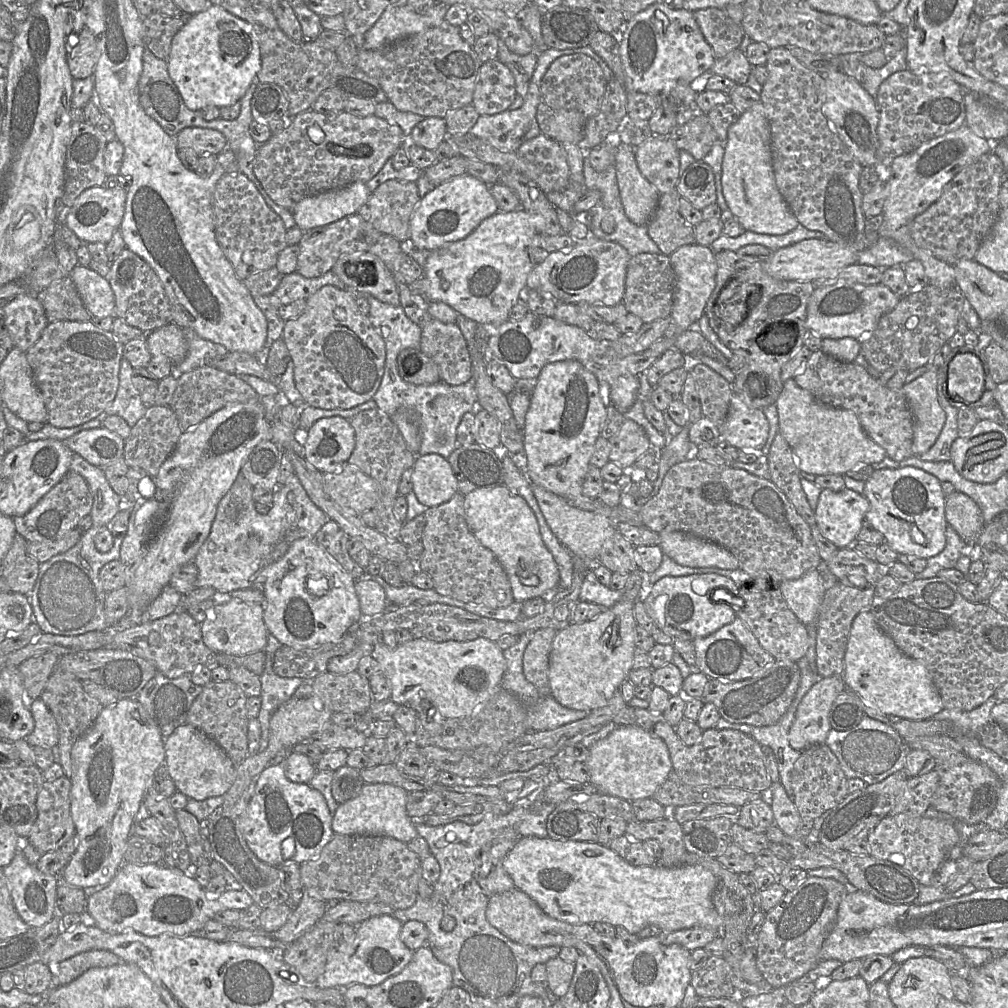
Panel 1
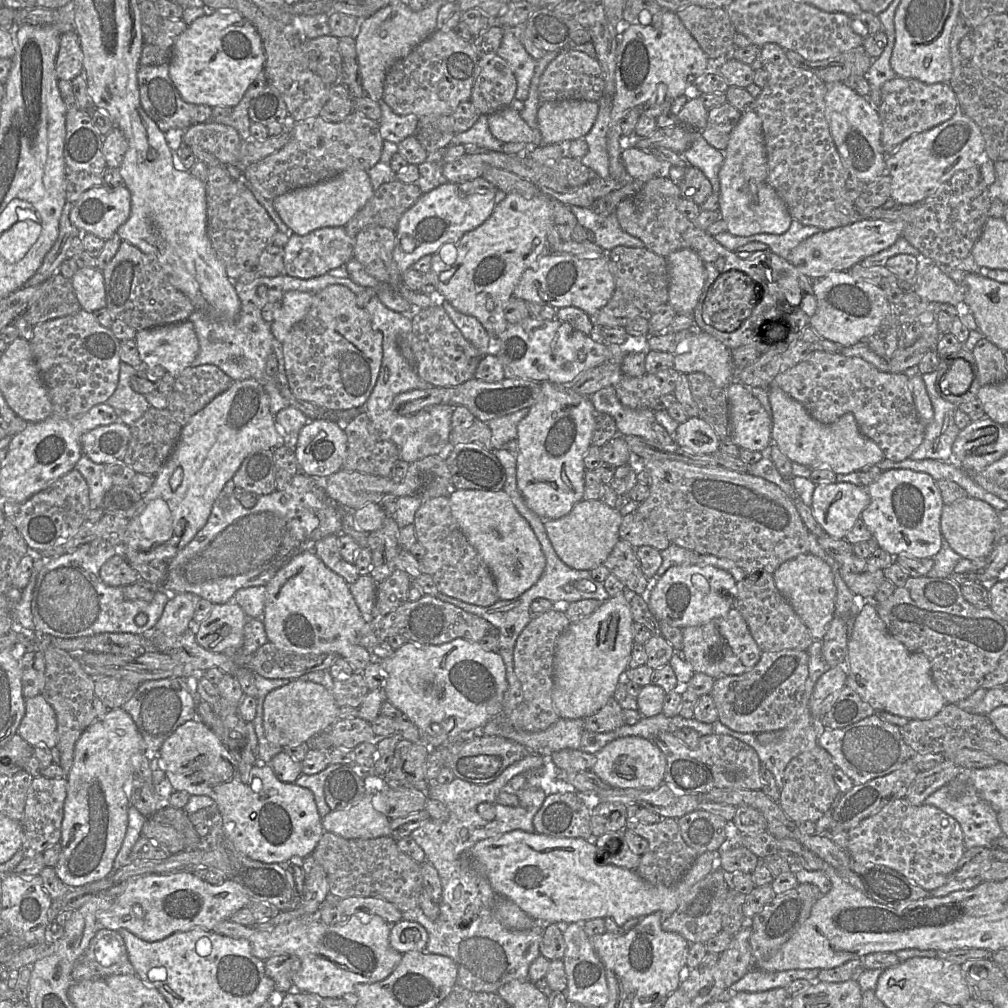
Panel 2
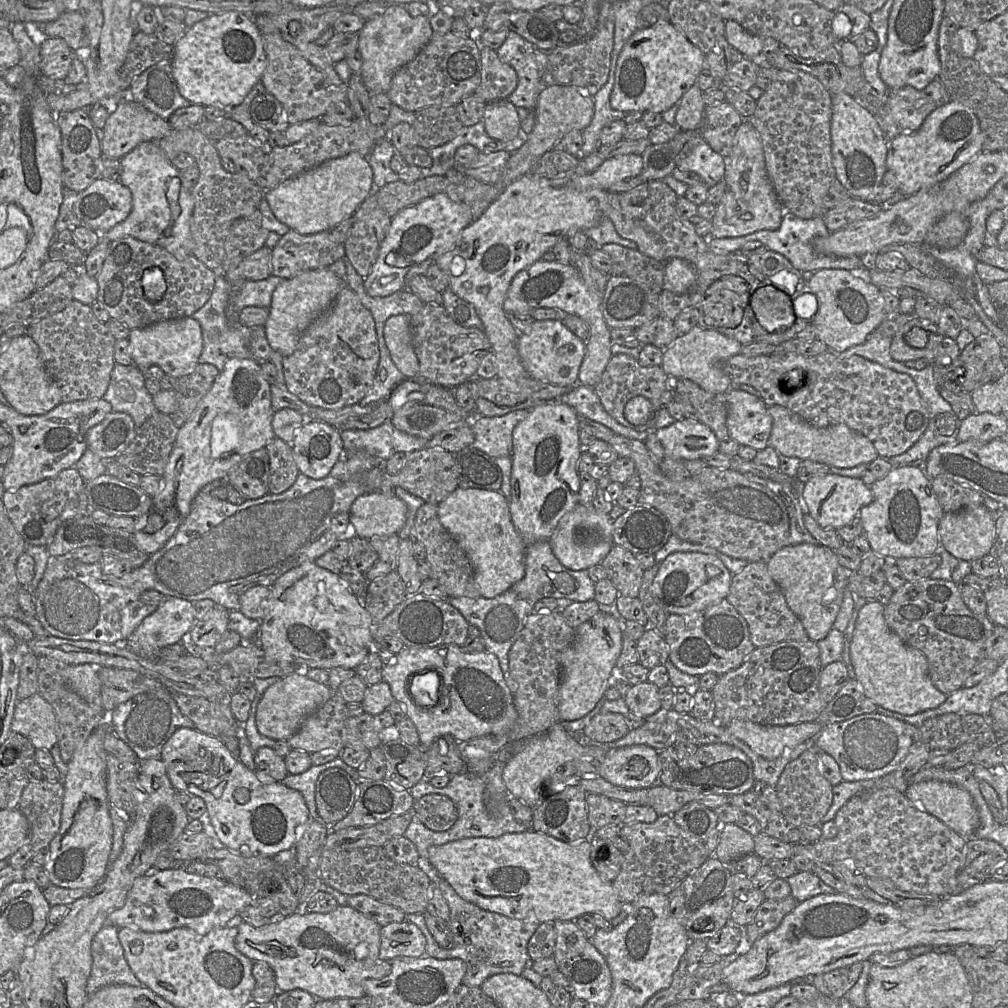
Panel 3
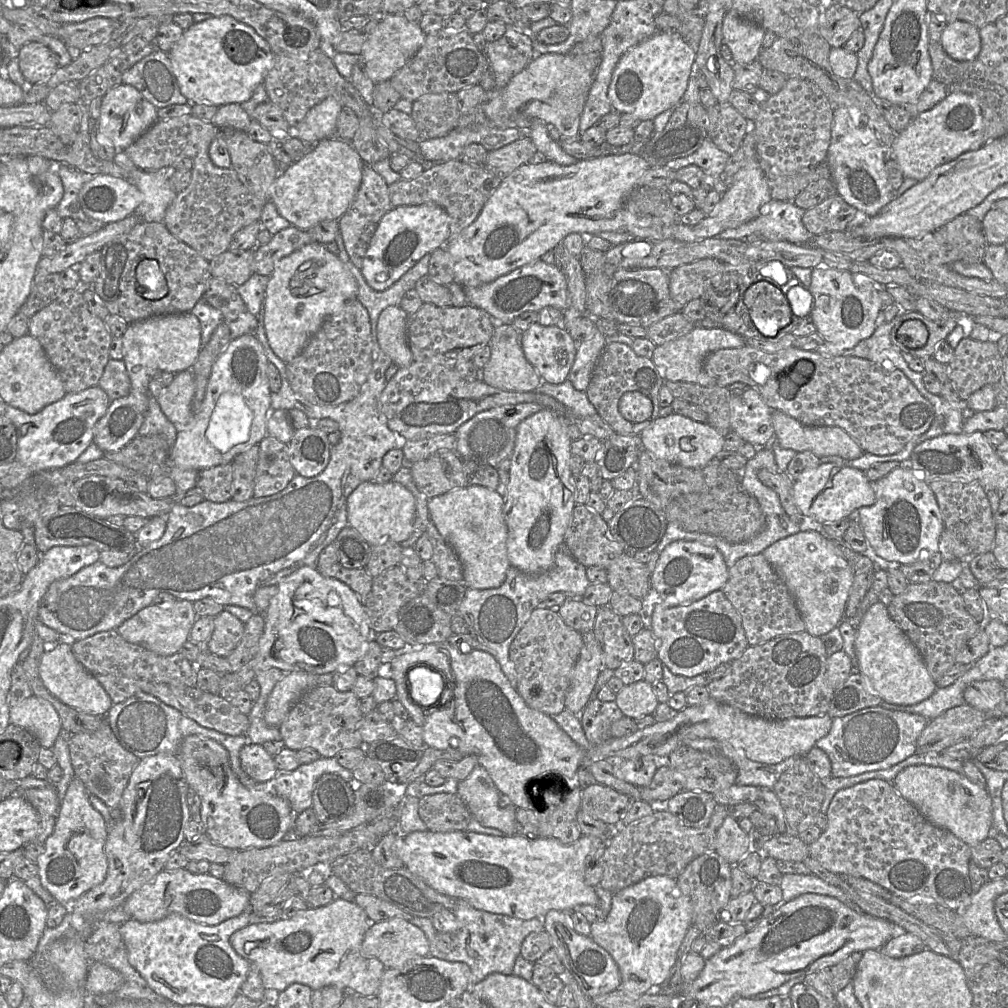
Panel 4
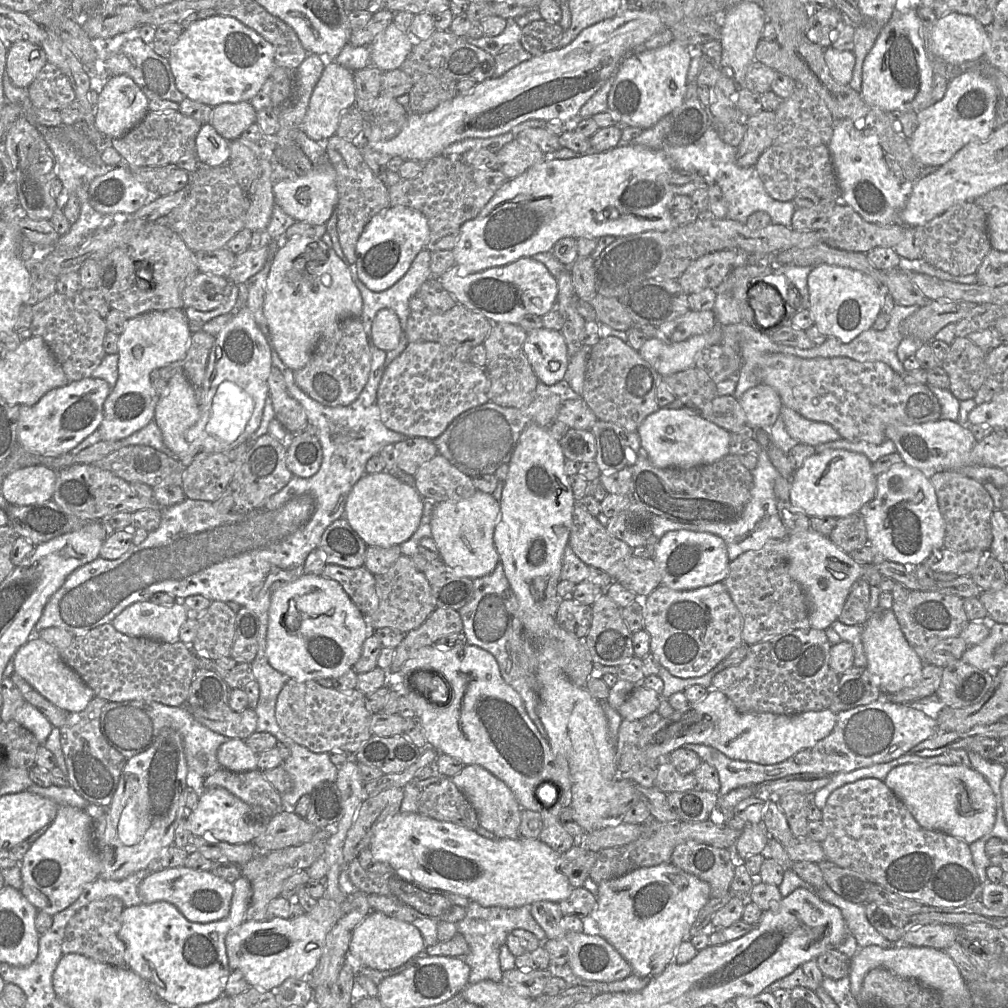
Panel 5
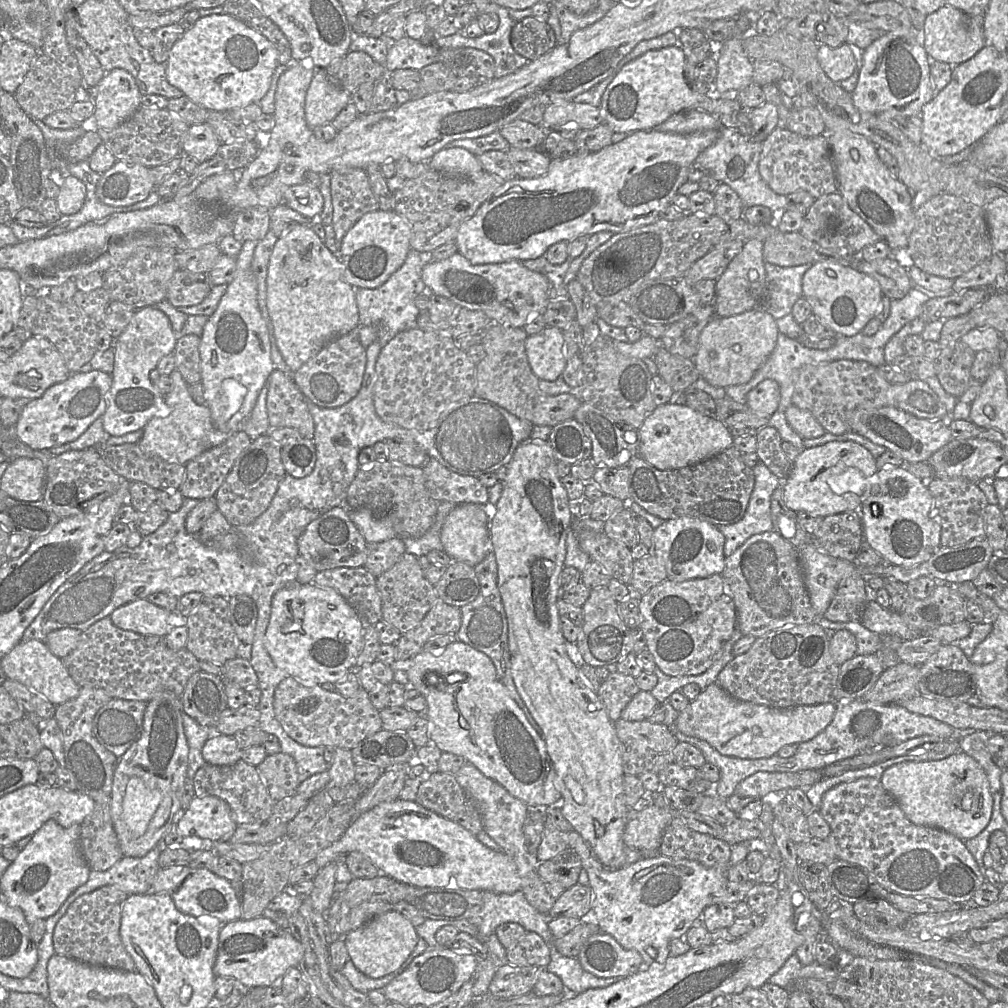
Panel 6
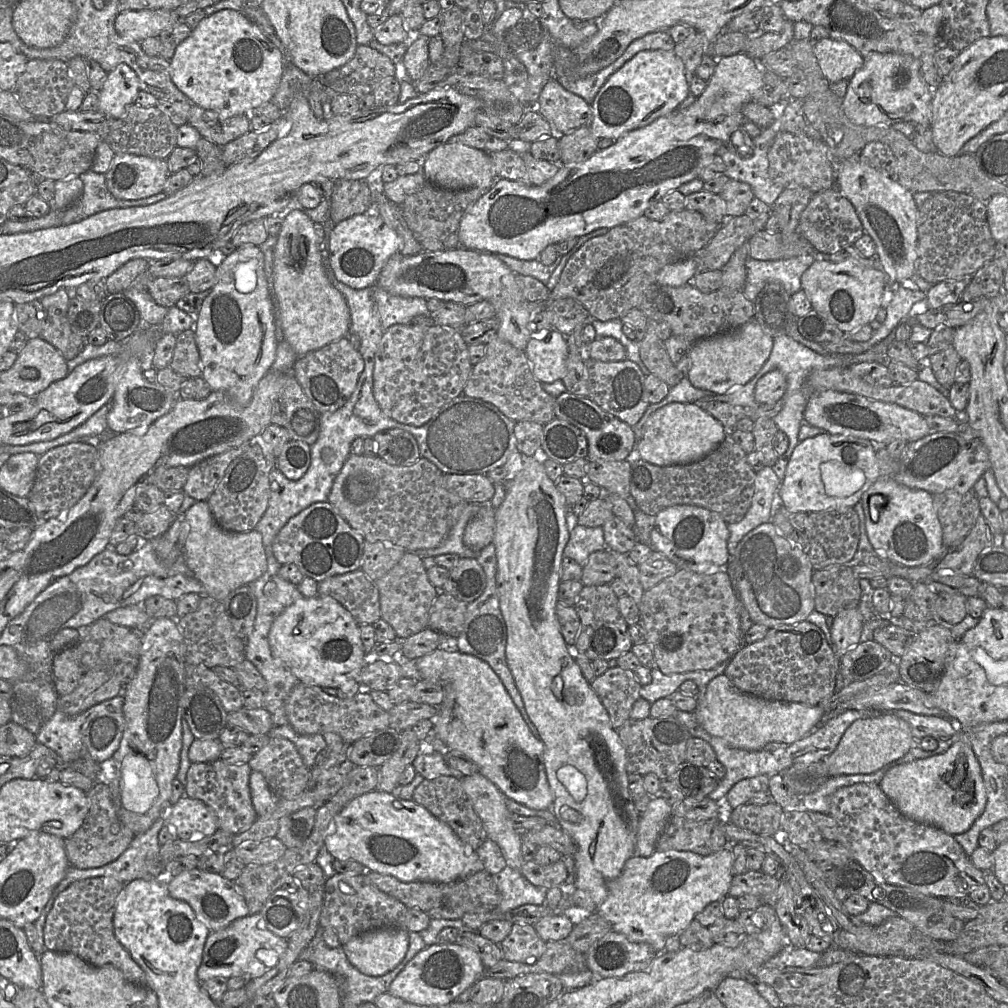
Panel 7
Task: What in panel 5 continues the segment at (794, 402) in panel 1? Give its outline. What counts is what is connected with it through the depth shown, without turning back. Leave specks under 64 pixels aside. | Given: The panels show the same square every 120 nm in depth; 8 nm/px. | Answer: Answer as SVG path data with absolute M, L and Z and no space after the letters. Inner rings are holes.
M782 406L781 415L787 433L799 443L816 447L842 439L831 425L809 420L787 406Z

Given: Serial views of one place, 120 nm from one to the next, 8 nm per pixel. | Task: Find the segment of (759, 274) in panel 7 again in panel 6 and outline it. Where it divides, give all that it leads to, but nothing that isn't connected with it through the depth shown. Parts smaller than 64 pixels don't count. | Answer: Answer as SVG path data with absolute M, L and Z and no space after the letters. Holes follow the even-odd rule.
M765 262L765 293L757 307L775 320L791 314L795 302L803 297L802 278L812 265L781 267Z

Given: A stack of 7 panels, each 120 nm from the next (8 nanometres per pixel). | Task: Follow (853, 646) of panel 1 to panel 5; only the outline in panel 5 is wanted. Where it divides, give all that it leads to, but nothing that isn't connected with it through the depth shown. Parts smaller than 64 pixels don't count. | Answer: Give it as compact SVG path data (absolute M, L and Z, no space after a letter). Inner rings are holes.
M892 610L872 612L862 625L861 640L867 658L867 669L882 694L896 693L914 686L921 677L922 662L904 637Z

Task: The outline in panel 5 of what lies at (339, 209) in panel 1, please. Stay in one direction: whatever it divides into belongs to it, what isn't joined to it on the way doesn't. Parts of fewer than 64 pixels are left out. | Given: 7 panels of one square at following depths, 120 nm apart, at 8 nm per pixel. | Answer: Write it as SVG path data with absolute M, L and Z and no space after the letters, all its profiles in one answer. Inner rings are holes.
M326 159L324 164L313 167L305 175L275 182L273 193L275 204L278 204L286 214L296 221L326 224L338 203L335 170Z

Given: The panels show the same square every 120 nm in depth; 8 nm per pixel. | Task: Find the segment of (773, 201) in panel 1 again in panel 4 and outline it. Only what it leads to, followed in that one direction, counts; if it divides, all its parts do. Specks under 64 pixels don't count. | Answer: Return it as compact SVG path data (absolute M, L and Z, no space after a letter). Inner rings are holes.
M755 157L738 171L732 184L722 194L719 203L712 212L696 225L676 224L673 239L681 242L696 242L717 237L726 229L737 228L758 217L760 208L771 199L767 177L759 165L758 158Z

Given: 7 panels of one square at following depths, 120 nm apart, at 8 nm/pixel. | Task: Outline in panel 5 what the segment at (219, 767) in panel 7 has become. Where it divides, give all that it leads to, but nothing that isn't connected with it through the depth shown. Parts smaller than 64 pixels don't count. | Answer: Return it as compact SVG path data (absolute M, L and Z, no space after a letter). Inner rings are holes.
M218 769L202 781L202 792L206 789L223 787L249 805L260 806L270 816L282 812L282 795L270 784L259 769L232 772Z

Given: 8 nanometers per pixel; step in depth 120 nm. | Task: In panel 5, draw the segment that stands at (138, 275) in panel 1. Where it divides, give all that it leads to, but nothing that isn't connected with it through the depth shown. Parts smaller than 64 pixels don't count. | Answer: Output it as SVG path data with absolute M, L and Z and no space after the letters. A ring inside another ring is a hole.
M164 222L148 223L134 238L115 248L99 261L99 282L96 289L102 293L110 309L117 310L130 319L152 311L183 309L182 291L197 272L199 270L195 252L189 249L179 235ZM142 266L150 267L153 273L152 286L146 291L140 290L136 285L136 272Z

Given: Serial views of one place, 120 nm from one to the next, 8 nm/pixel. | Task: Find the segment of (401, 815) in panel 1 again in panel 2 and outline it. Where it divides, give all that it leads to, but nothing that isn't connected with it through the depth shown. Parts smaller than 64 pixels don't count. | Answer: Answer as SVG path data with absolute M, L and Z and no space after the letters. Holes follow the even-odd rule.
M366 793L358 802L343 809L330 811L322 818L324 831L346 839L373 839L390 836L390 819L377 811Z

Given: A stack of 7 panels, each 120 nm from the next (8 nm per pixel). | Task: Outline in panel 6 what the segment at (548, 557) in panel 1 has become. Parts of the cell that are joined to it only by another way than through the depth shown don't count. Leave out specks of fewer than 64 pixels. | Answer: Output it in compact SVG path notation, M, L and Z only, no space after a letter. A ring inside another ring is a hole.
M457 504L447 515L440 532L443 551L453 561L472 567L492 550L489 519L483 504Z

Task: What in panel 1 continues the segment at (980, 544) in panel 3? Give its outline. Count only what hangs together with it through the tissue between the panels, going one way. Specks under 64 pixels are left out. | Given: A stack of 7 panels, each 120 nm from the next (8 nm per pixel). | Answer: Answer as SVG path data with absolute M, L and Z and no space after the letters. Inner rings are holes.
M954 491L946 497L945 516L967 546L977 544L985 523L979 506L968 495Z

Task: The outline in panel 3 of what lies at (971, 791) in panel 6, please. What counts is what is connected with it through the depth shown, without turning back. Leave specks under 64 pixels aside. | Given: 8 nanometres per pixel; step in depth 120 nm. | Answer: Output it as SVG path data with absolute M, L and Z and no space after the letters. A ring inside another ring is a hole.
M936 780L920 781L911 783L904 794L913 803L938 818L965 839L972 838L979 826L979 815L973 798L959 786Z

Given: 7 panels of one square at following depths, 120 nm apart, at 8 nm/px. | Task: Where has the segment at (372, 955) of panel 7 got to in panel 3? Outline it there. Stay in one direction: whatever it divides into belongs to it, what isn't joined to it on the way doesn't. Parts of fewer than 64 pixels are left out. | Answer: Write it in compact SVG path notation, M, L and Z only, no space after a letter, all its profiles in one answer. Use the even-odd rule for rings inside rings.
M391 922L381 927L379 958L392 961L397 957L419 958L426 948L426 938L414 923Z

